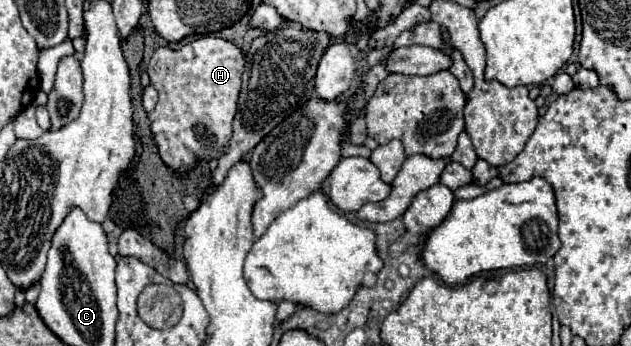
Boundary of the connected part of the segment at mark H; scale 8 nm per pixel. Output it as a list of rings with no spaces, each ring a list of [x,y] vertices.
[[[215,36],[193,40],[181,50],[157,48],[153,52],[147,74],[159,92],[159,102],[149,114],[151,130],[159,146],[159,156],[179,176],[193,168],[197,160],[213,160],[227,150],[243,66],[243,52],[235,44]]]

